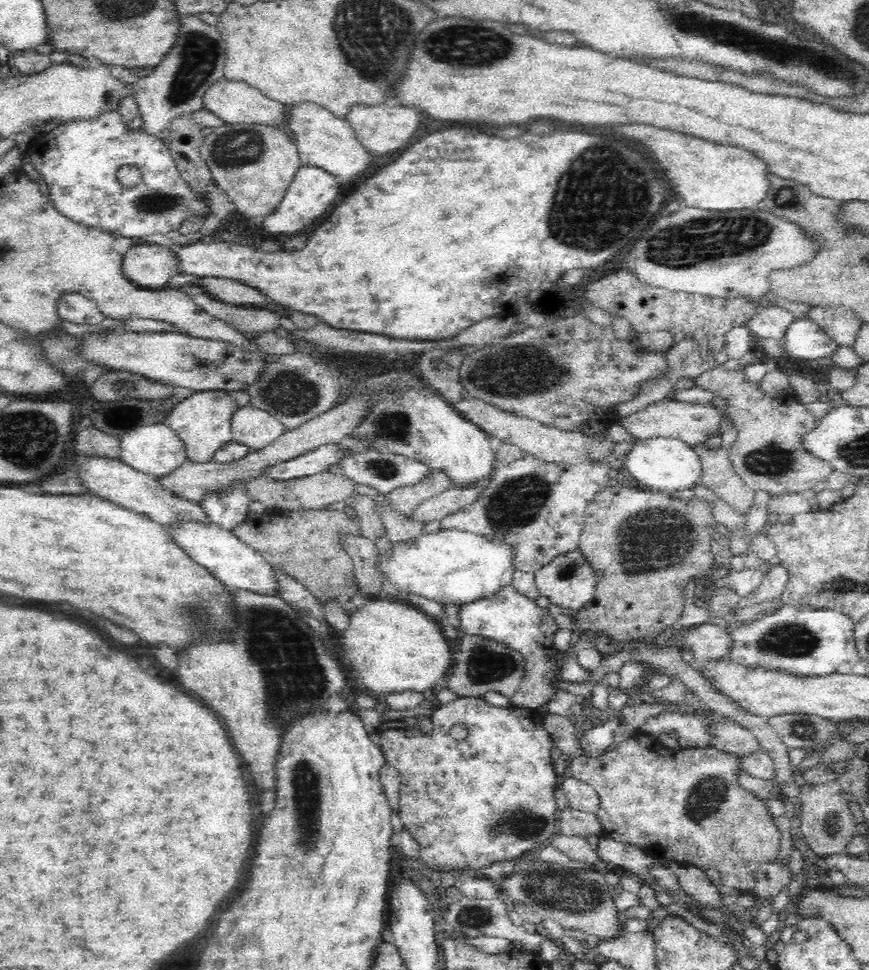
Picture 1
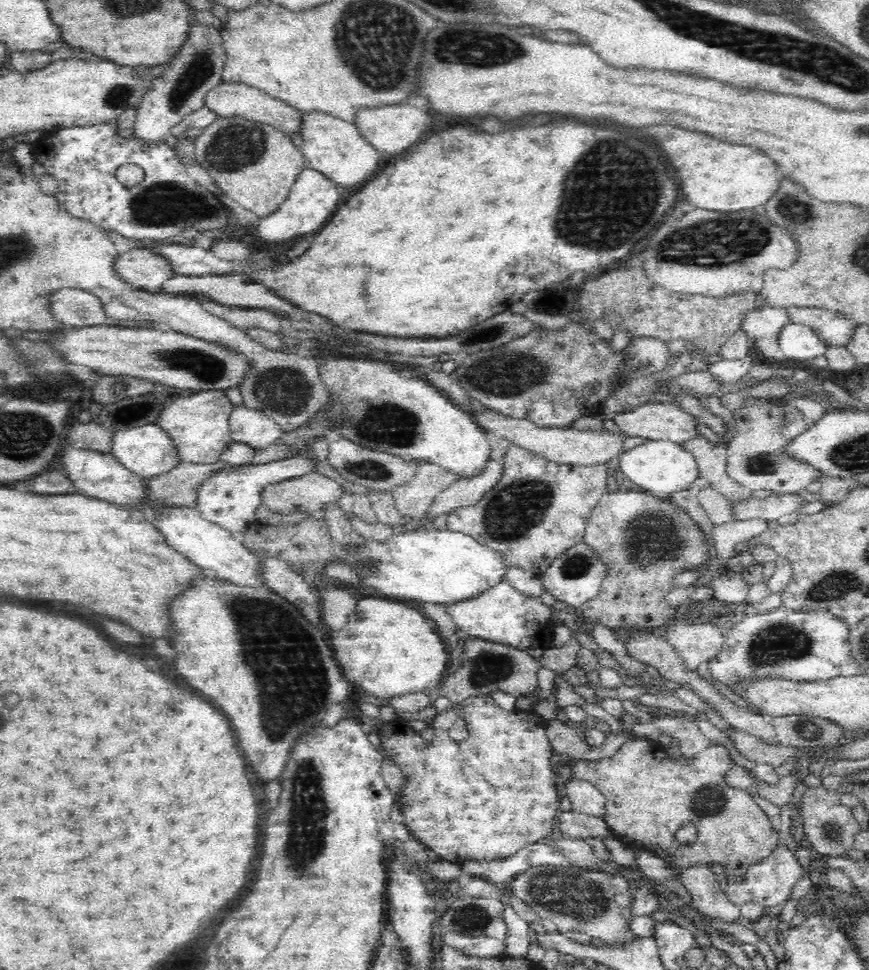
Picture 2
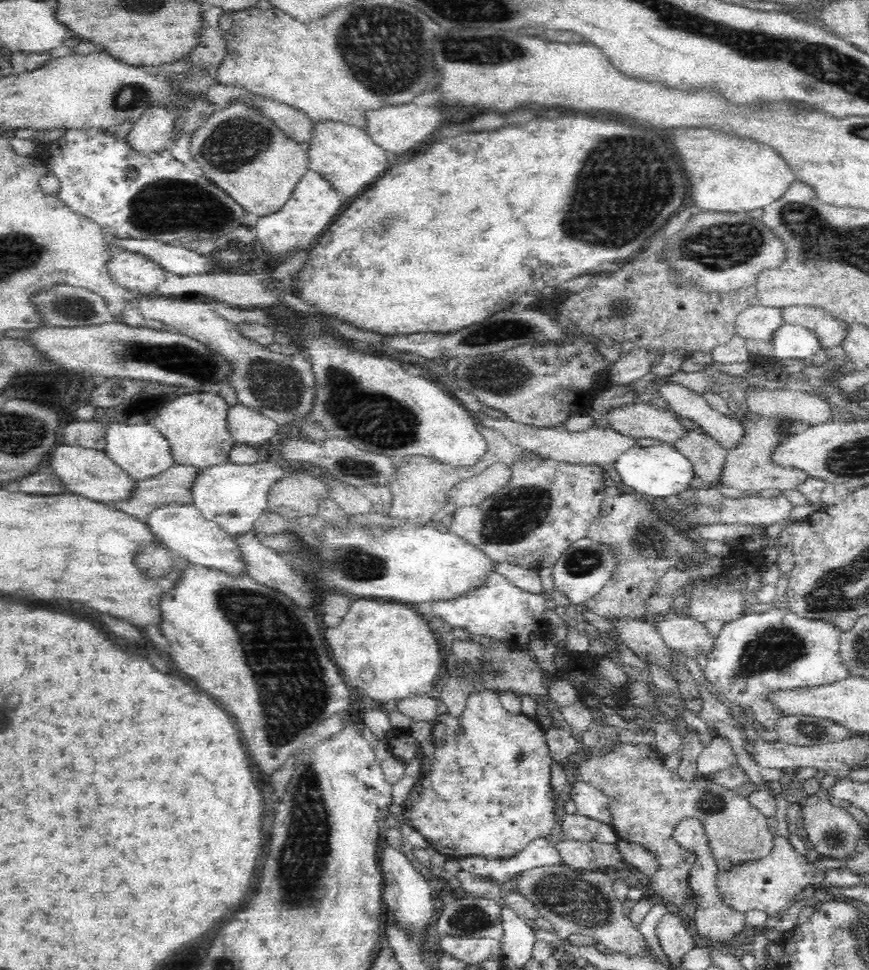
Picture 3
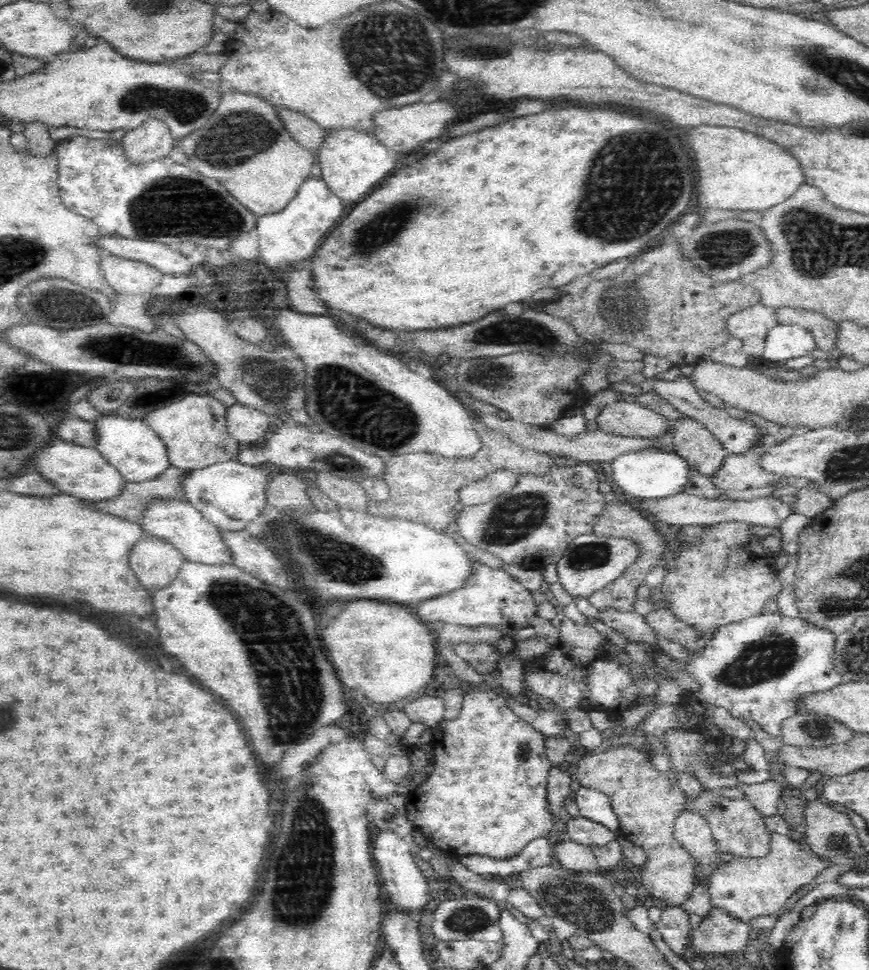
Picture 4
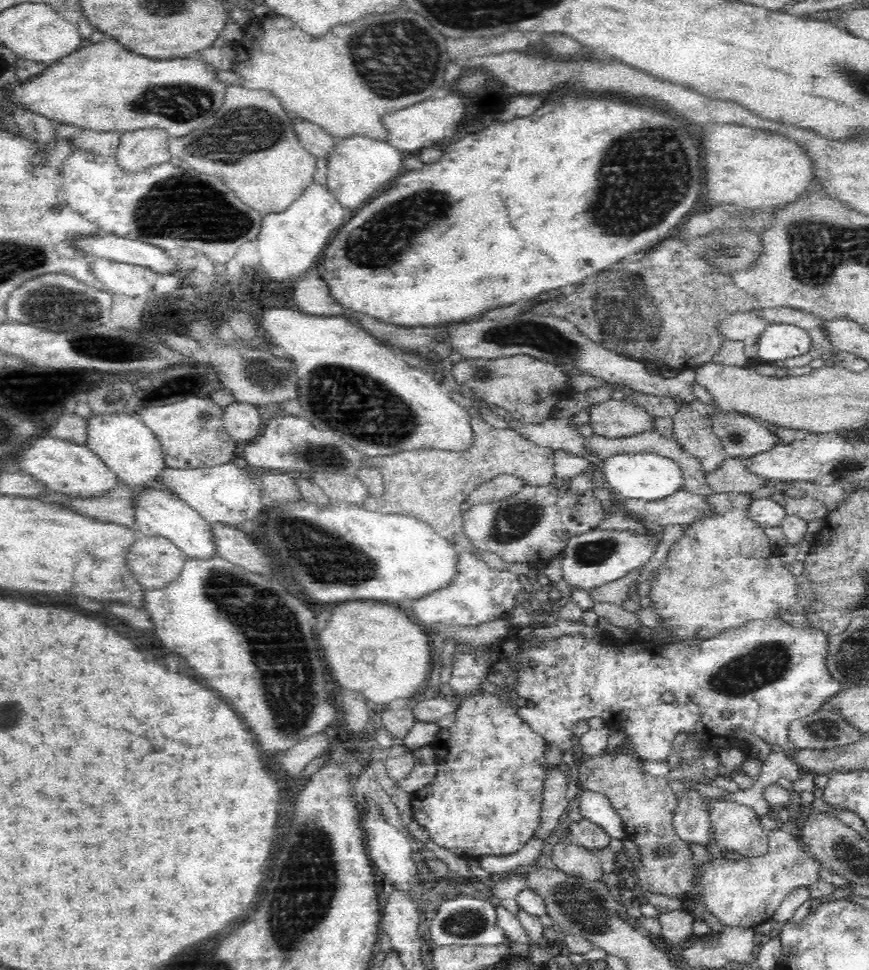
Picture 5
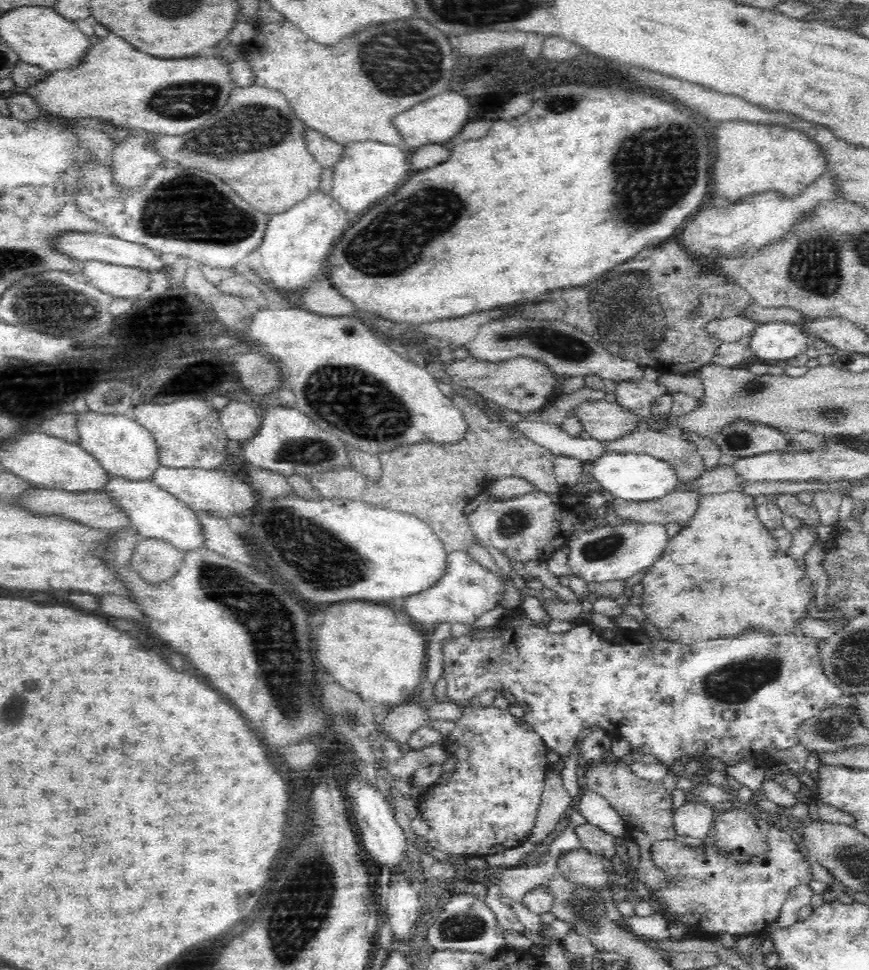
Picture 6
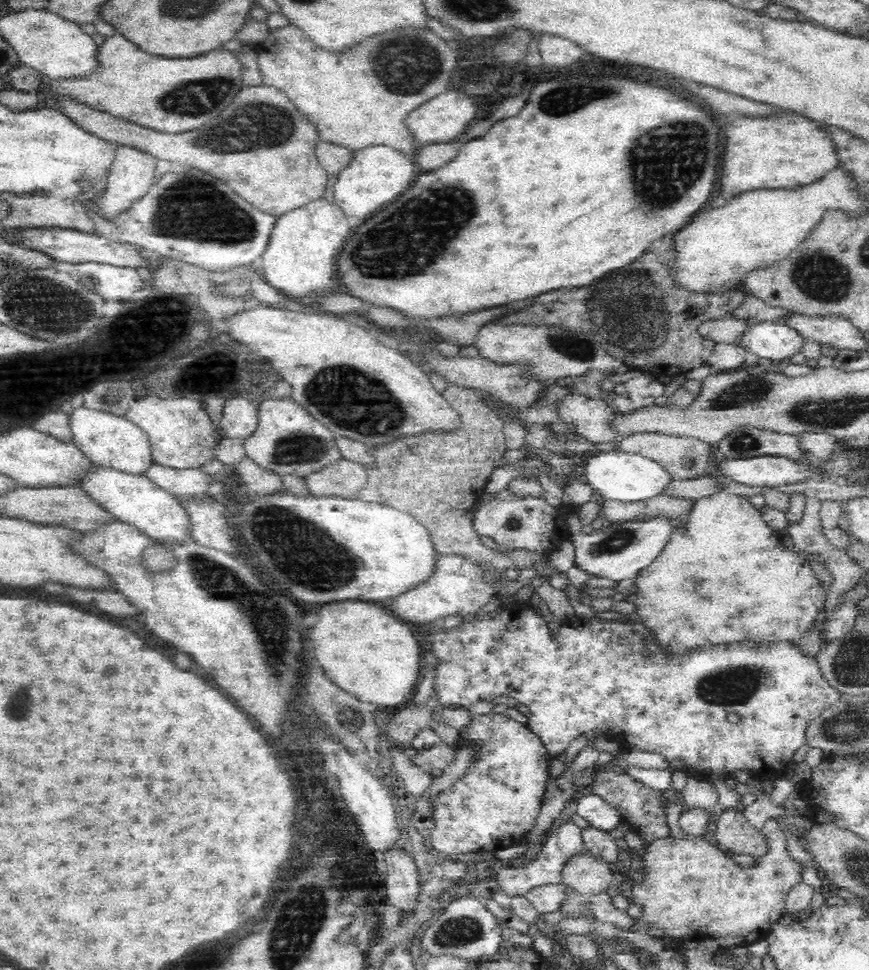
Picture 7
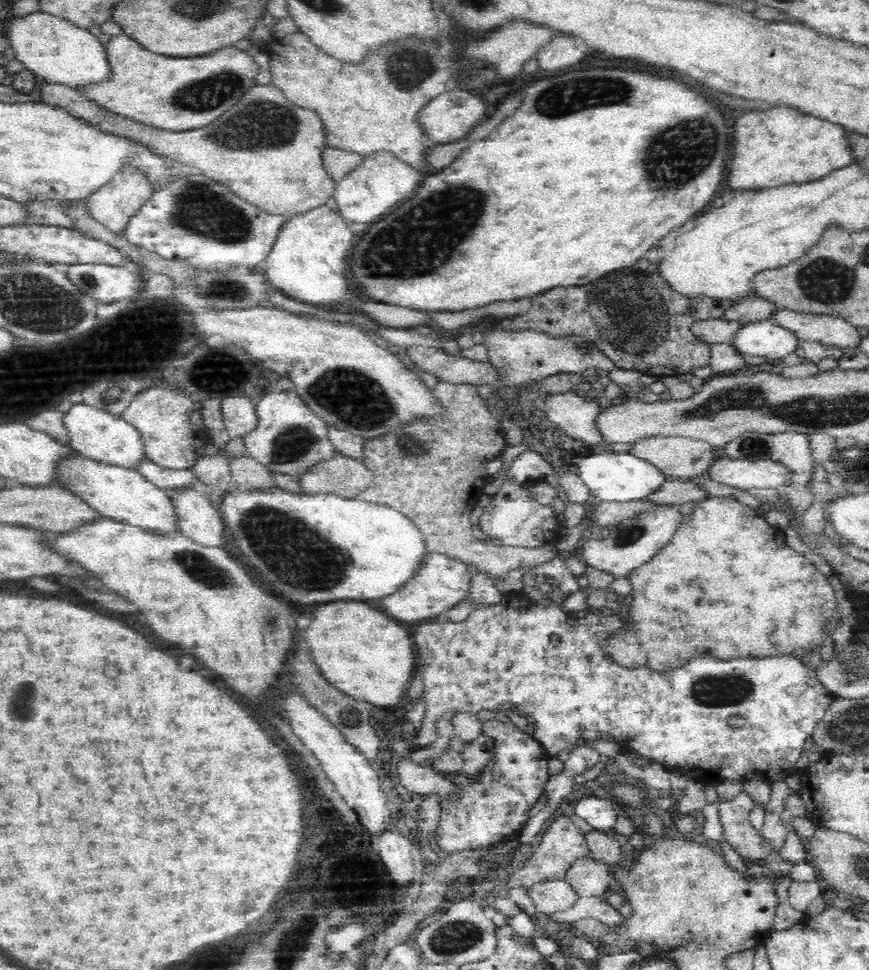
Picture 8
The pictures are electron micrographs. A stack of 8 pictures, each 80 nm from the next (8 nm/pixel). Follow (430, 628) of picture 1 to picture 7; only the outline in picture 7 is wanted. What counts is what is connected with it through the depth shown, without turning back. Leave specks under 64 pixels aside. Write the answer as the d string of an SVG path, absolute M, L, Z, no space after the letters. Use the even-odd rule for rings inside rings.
M334 602L324 606L320 614L322 620L310 630L310 638L318 664L334 684L338 684L344 691L350 690L359 700L380 704L378 706L400 705L414 695L420 682L420 658L423 658L420 650L424 649L406 624L400 624L400 620L396 620L386 608L370 606L368 602Z

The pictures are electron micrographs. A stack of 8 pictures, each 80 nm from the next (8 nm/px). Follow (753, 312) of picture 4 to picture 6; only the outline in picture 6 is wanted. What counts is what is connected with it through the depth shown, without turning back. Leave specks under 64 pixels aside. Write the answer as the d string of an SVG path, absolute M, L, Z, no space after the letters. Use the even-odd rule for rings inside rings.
M743 314L708 323L706 331L710 331L721 341L740 341L741 344L748 346L751 335L761 325L761 323L755 322Z

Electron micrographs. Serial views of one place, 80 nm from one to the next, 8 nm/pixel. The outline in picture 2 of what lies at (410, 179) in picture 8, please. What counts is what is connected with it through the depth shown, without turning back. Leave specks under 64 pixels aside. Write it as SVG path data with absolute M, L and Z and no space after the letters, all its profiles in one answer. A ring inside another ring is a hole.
M311 110L301 114L299 134L302 134L303 166L322 172L342 188L354 188L374 172L378 172L379 163L385 158L373 150L354 123L345 121L326 111Z

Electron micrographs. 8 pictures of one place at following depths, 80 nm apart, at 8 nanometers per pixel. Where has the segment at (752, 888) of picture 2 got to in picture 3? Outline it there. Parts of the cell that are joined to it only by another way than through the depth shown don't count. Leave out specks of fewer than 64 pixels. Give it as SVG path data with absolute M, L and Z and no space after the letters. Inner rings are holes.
M775 836L771 853L756 861L744 862L741 866L733 866L728 871L720 871L717 875L718 889L728 905L746 914L750 910L760 910L773 916L793 902L793 898L800 894L806 886L812 884L812 877L816 870L828 870L828 864L819 858L815 863L810 862L805 855L798 853L786 837Z

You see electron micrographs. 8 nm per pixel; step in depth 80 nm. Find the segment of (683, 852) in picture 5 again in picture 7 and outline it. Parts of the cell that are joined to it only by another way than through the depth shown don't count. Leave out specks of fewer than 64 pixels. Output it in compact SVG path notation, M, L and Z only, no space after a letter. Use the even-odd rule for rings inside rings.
M609 766L596 768L592 780L592 792L604 798L610 805L619 810L623 822L626 822L631 832L636 832L642 838L641 848L648 848L651 842L658 838L670 836L670 828L666 821L666 808L672 799L667 799L662 790L648 788L638 782L626 770L617 770Z

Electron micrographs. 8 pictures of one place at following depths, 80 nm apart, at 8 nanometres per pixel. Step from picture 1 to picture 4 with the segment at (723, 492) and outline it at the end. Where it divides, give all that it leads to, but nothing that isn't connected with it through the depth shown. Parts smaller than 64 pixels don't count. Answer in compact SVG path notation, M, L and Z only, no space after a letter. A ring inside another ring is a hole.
M683 416L674 421L672 450L689 462L702 476L712 477L727 458L728 453L704 426Z

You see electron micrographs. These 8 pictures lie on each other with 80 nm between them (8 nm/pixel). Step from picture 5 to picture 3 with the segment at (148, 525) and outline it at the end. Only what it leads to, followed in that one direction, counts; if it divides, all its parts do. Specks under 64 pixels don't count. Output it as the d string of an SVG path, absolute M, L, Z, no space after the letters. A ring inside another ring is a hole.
M168 504L160 506L146 516L152 533L159 538L172 554L179 556L192 565L204 566L225 572L230 578L250 576L248 565L242 549L233 535L220 528L214 521L206 520L197 507L192 504Z

